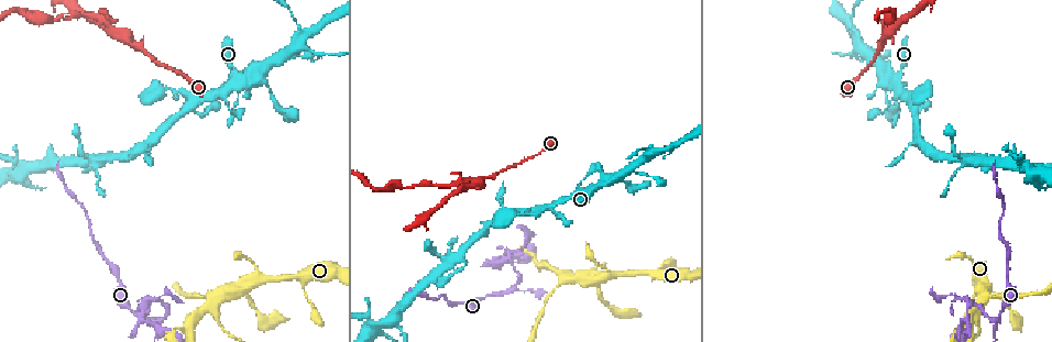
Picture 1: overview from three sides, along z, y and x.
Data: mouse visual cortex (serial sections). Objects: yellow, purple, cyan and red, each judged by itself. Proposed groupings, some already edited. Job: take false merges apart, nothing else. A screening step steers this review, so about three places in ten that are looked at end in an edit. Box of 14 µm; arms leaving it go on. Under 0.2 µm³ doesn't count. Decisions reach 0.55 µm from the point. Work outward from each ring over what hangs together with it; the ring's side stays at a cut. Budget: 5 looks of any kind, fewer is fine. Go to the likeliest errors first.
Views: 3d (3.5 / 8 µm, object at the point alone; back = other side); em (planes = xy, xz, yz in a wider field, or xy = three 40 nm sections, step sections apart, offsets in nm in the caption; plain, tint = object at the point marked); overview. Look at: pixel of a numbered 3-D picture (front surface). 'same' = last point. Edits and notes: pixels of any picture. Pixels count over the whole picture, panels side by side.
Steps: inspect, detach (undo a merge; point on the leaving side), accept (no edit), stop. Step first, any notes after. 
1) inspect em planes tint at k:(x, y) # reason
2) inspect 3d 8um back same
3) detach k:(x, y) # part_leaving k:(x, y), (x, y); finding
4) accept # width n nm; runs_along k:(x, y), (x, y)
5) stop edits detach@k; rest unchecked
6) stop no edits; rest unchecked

inspect 3d 3.5um back at 1:(111, 29) # arms run side by side

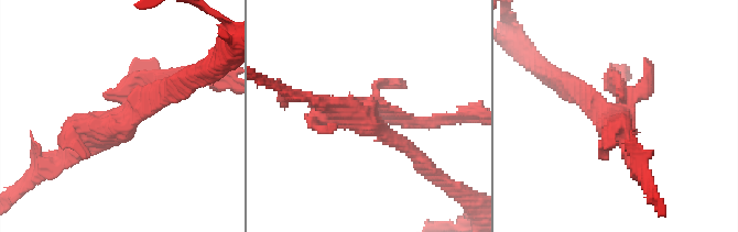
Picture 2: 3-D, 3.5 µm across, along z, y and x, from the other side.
inspect em xy step 2 tint at 2:(118, 116)

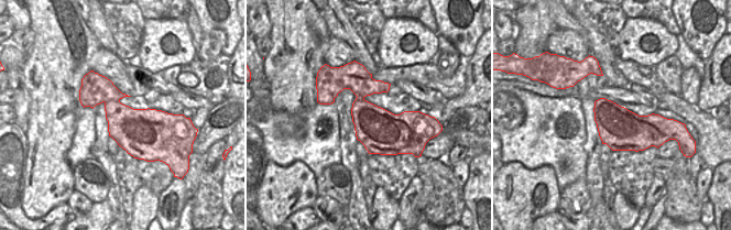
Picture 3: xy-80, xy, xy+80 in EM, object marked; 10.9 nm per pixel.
inspect em xy step 3 tint same

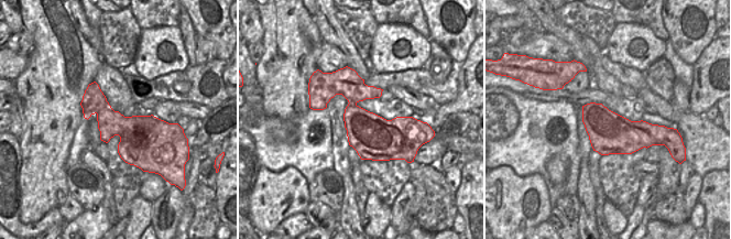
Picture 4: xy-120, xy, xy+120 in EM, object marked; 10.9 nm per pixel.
detach 2:(445, 117) # width 480 nm; part_leaving 2:(402, 118), (443, 121), (476, 112); a second cell is stuck on

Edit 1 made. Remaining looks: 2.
inspect 3d 3.5um at 1:(551, 203) # two arms in line, one across

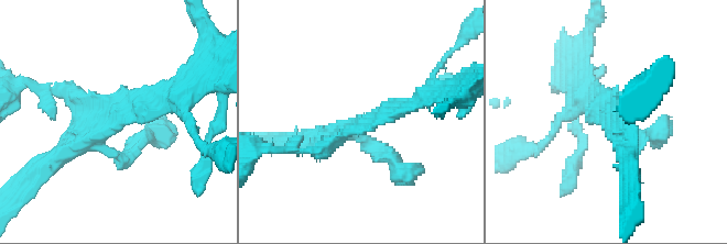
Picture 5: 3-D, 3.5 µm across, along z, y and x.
inspect em xy step 5 tint at 5:(364, 124) # arms 3; arm_widths 200, 200, 250 nm

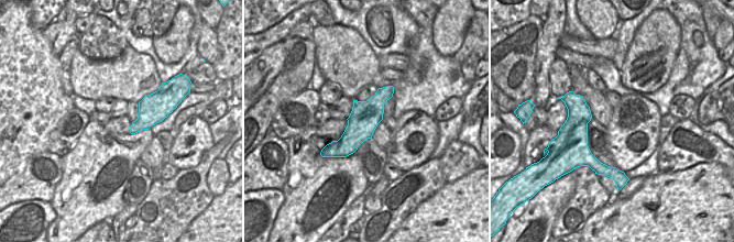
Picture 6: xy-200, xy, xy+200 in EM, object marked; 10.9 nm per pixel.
accept # runs_along 6:(391, 89), (339, 147), (328, 147); all the same cell

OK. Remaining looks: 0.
stop edits detach@2; rest unchecked

